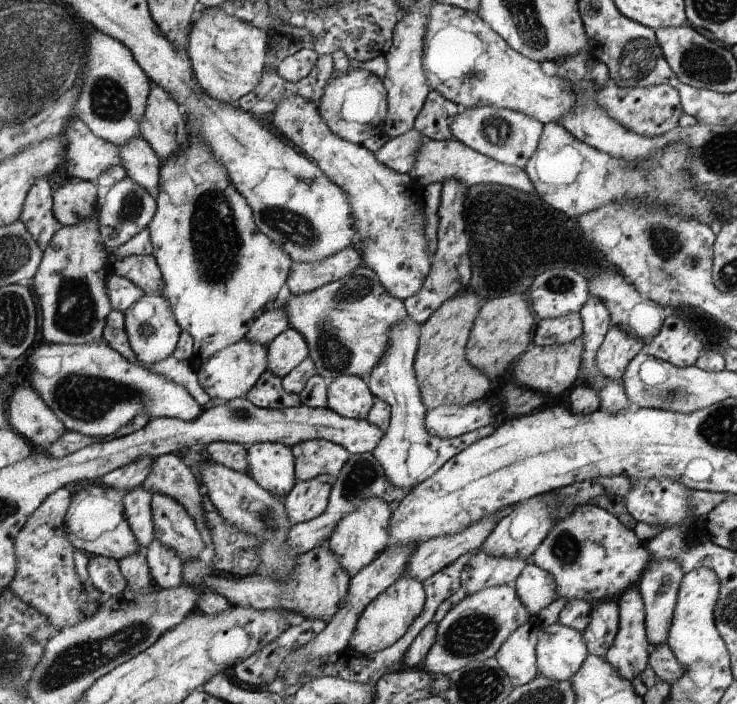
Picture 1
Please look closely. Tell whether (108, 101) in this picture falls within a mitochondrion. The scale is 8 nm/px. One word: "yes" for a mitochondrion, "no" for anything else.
yes

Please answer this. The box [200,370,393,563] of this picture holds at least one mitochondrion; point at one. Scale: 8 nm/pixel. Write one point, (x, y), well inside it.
(362, 479)

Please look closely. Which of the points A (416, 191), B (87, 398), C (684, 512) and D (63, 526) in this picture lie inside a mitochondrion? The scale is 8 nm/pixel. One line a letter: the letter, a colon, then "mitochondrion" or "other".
A: other
B: mitochondrion
C: other
D: other

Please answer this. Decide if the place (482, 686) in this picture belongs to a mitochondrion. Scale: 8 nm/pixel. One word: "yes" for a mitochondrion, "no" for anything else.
yes

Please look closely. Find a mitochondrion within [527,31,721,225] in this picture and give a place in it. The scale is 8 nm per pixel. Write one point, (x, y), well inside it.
(636, 59)

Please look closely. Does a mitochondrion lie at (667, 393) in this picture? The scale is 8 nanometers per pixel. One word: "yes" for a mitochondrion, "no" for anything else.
yes

